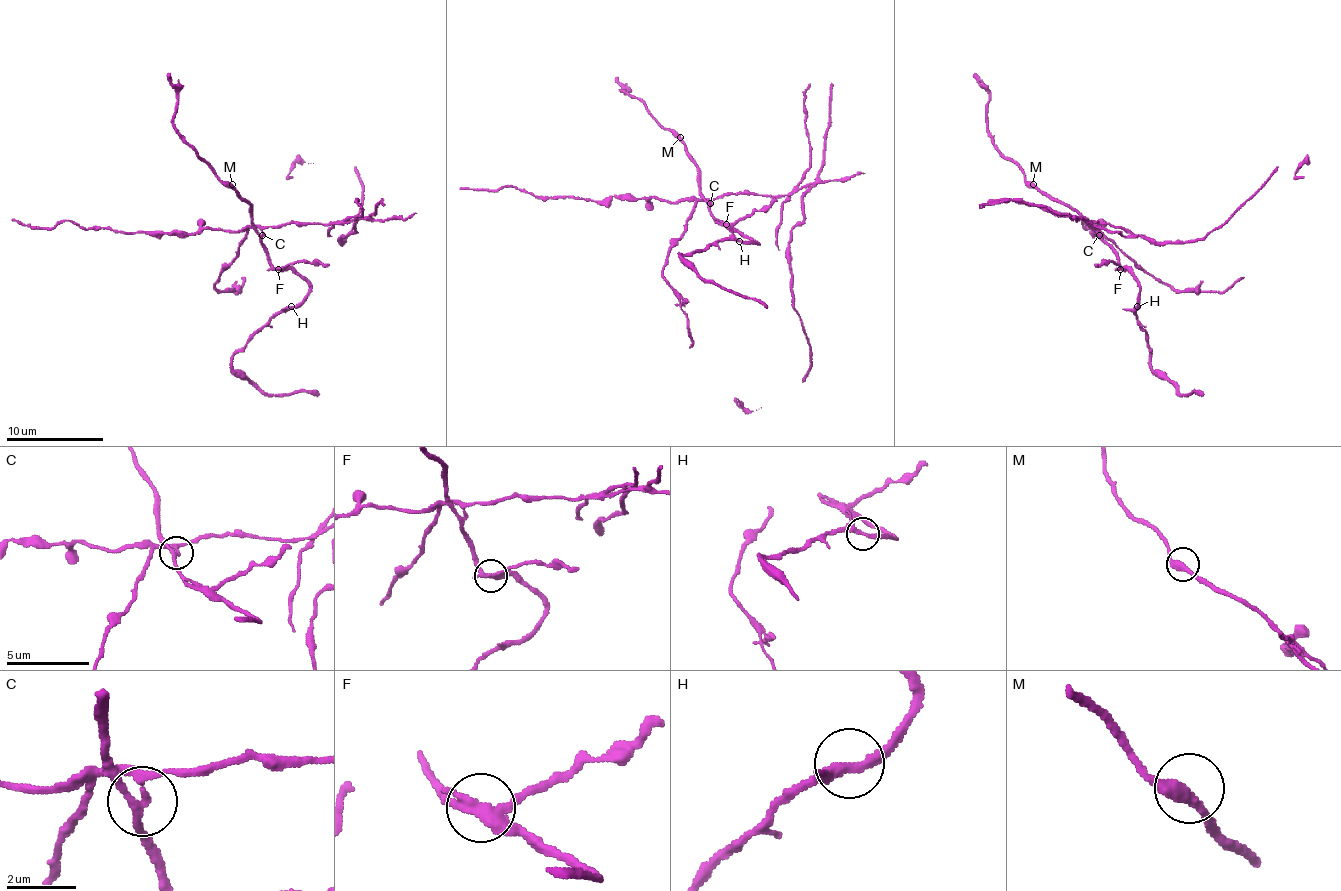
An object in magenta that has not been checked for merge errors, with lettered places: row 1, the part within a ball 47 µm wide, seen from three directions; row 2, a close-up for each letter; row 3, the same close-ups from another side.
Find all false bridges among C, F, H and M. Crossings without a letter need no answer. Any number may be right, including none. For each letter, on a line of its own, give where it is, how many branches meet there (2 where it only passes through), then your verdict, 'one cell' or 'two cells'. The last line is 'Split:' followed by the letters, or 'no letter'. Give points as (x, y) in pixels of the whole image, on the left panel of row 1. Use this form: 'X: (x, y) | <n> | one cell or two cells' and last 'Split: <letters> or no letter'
C: (262, 235) | 3 | two cells
F: (278, 269) | 3 | two cells
H: (291, 306) | 3 | one cell
M: (232, 184) | 2 | one cell
Split: C, F

